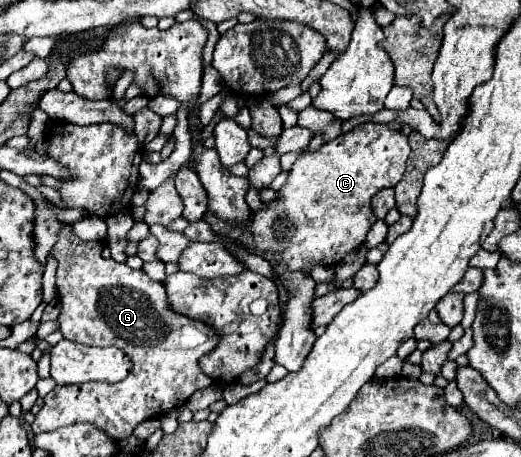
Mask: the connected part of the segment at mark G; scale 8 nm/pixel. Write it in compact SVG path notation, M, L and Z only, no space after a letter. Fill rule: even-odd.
M64 223L52 255L58 259L56 287L62 303L60 331L68 341L82 345L114 345L132 361L132 371L120 383L86 382L56 385L38 411L32 431L44 433L74 423L92 423L122 441L146 419L160 417L184 405L192 393L206 389L212 379L202 373L198 361L218 347L220 335L200 321L192 321L170 309L162 283L148 279L124 263L104 259L100 241L80 241Z

